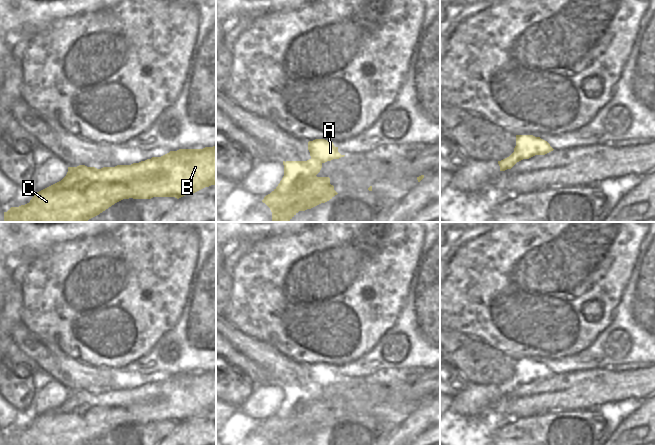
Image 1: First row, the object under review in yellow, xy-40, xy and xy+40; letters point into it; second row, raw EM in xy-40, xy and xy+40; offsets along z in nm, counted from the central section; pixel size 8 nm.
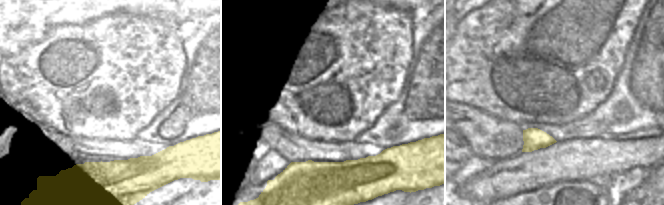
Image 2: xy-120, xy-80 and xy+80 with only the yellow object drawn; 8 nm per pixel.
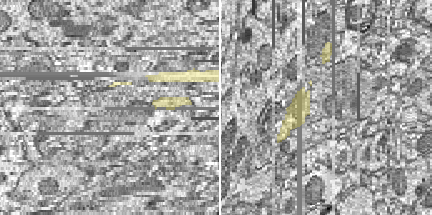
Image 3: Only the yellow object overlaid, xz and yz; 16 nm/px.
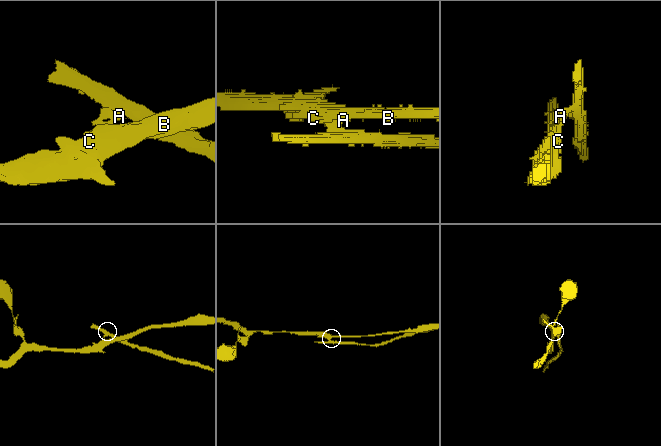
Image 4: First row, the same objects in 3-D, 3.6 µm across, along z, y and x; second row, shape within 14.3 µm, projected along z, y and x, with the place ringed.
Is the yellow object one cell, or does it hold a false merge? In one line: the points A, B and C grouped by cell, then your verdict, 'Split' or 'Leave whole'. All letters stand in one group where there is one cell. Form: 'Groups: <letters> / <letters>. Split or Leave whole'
Groups: A / B C. Split

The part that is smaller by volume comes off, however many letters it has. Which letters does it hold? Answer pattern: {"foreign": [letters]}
{"foreign": ["A"]}

